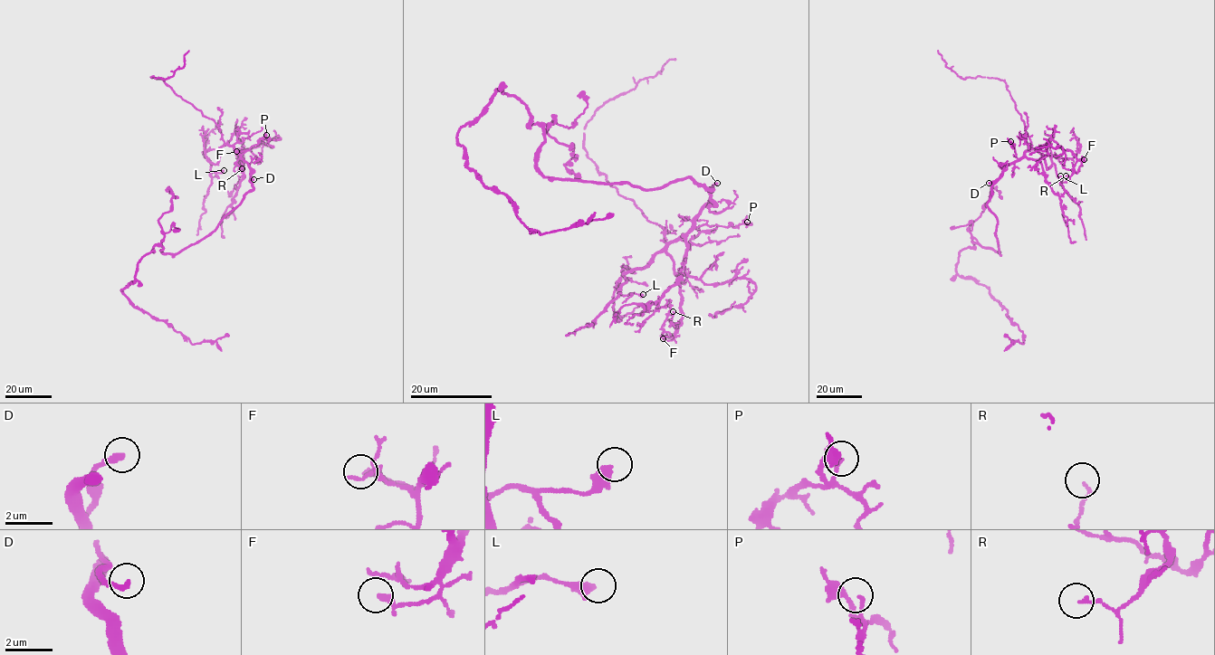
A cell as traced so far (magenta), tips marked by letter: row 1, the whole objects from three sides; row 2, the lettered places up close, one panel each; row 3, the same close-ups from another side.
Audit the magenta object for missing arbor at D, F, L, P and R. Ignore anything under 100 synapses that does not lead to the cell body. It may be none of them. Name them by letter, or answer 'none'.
D

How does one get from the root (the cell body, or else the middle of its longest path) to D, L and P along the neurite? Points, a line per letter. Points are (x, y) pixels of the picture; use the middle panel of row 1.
D: (637, 186), (660, 188), (689, 177), (712, 188), (710, 190), (712, 193), (712, 185), (717, 183)
L: (637, 186), (660, 188), (689, 177), (712, 188), (712, 202), (684, 236), (624, 275), (619, 293), (643, 294)
P: (637, 186), (660, 188), (689, 177), (712, 188), (695, 227), (747, 222)

